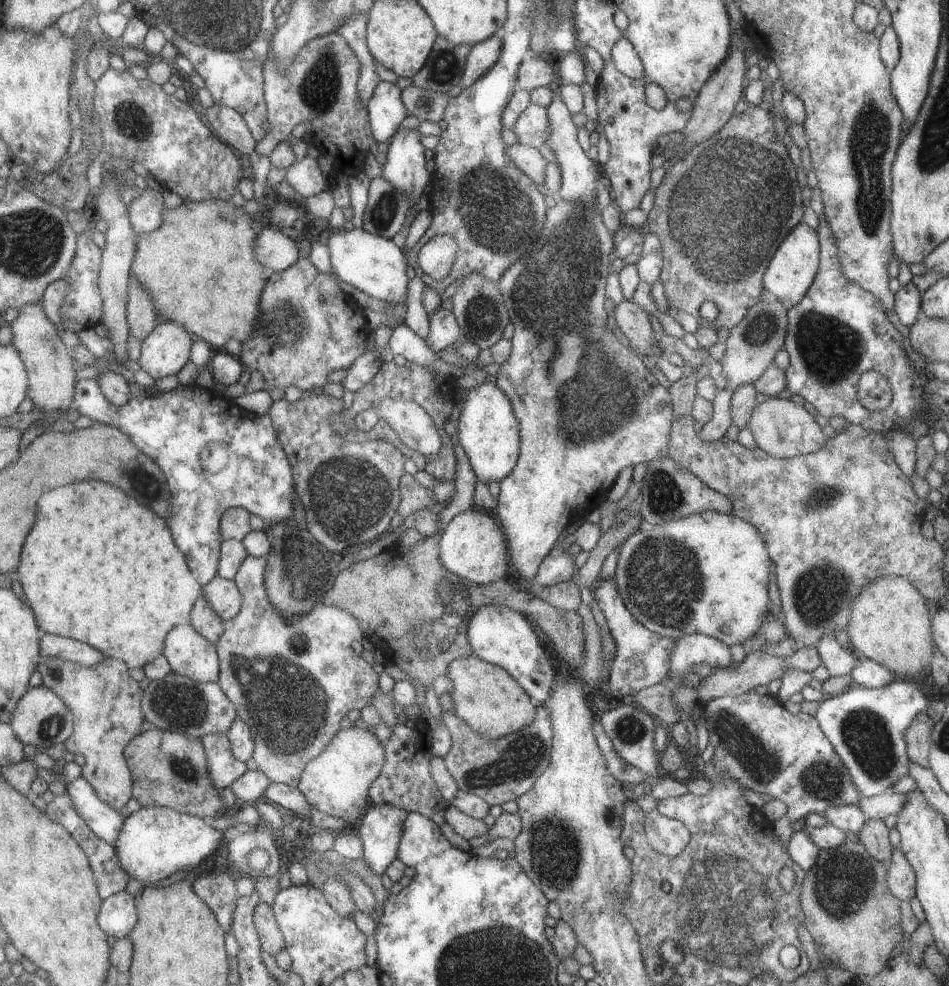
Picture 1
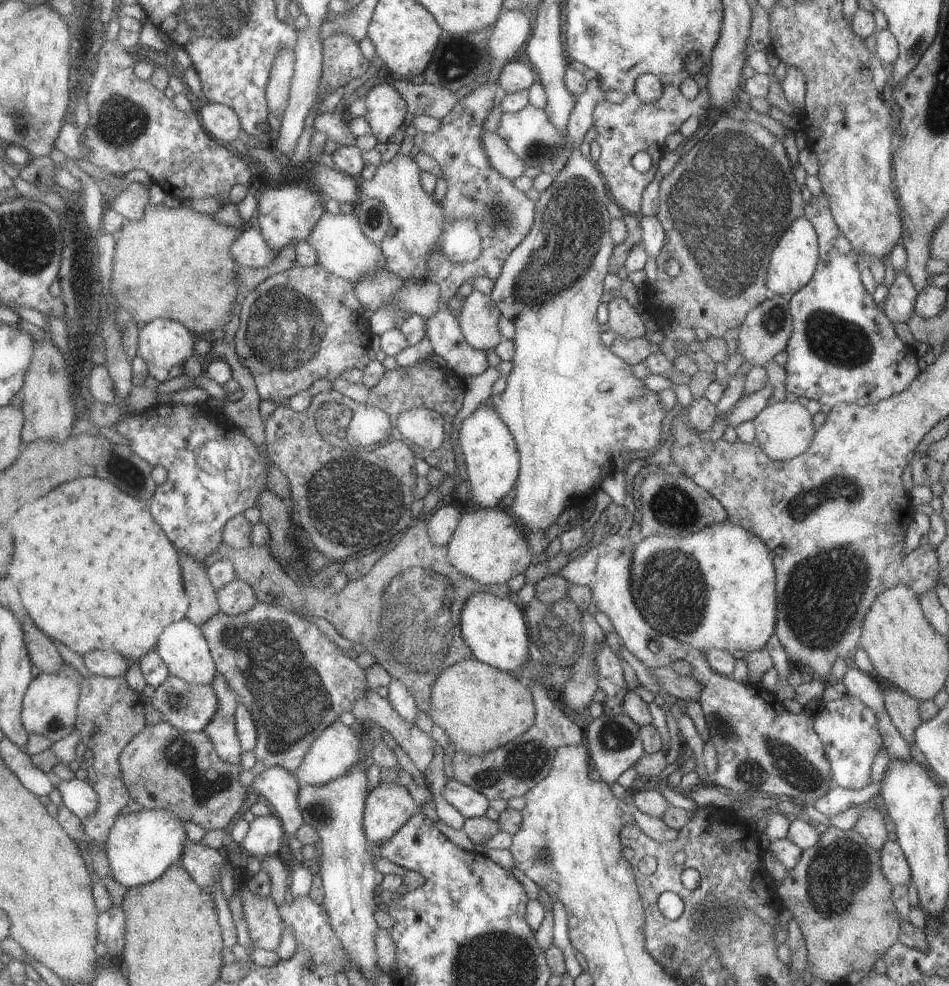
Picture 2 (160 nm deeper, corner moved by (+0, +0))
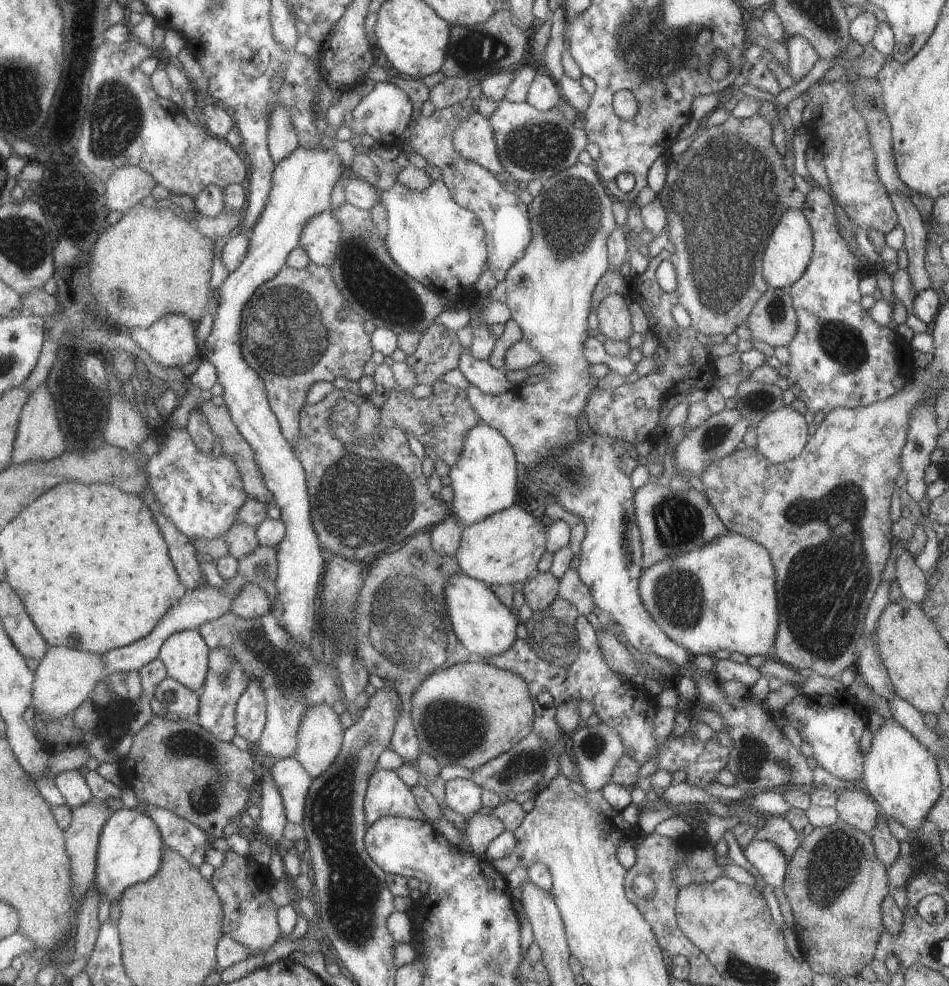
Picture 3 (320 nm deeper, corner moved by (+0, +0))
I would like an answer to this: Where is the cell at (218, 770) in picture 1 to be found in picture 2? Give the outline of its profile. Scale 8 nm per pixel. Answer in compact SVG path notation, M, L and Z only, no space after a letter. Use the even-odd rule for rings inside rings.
M215 673L210 684L217 704L211 720L203 732L209 737L221 760L239 765L240 744L234 729L234 710L238 705L237 693L227 686L226 680Z

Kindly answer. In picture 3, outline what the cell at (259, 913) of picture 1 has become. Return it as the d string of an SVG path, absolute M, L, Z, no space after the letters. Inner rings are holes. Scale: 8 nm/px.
M231 849L224 853L223 864L215 868L209 882L216 890L221 910L221 933L237 944L243 944L249 952L266 952L280 937L281 925L277 920L277 907L270 900L272 879L266 866L258 864L252 857L239 856Z

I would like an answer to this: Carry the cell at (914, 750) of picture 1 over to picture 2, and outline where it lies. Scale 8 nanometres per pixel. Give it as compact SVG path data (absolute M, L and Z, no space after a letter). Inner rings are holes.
M880 682L880 686L890 721L906 743L914 742L913 729L922 722L918 713L918 700L887 682Z

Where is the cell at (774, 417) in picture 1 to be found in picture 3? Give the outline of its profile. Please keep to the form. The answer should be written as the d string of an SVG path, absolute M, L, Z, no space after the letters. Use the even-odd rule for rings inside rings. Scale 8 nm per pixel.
M781 406L778 410L767 412L759 424L757 424L757 443L755 448L772 464L788 462L796 458L807 443L809 438L807 429L807 423L803 415L799 414L791 406Z

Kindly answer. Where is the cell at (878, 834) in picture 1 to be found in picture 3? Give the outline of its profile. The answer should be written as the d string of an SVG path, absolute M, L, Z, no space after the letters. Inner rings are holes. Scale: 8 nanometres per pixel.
M860 787L834 790L837 794L834 810L838 819L870 835L877 822L878 805Z

